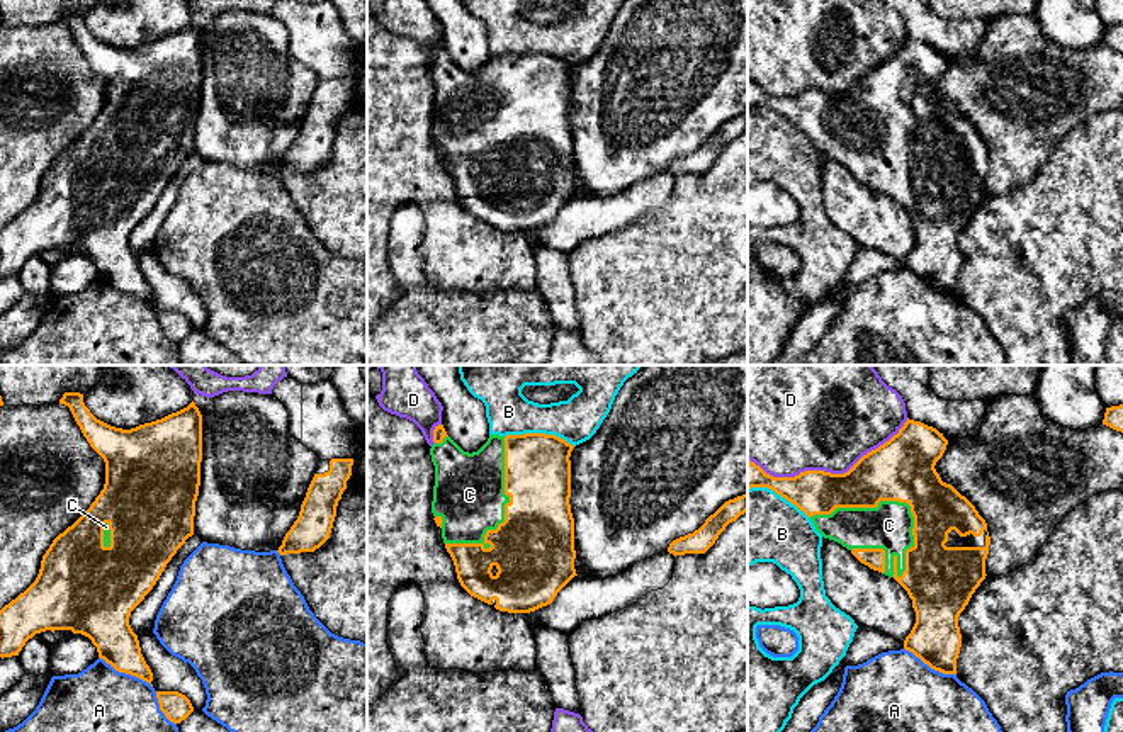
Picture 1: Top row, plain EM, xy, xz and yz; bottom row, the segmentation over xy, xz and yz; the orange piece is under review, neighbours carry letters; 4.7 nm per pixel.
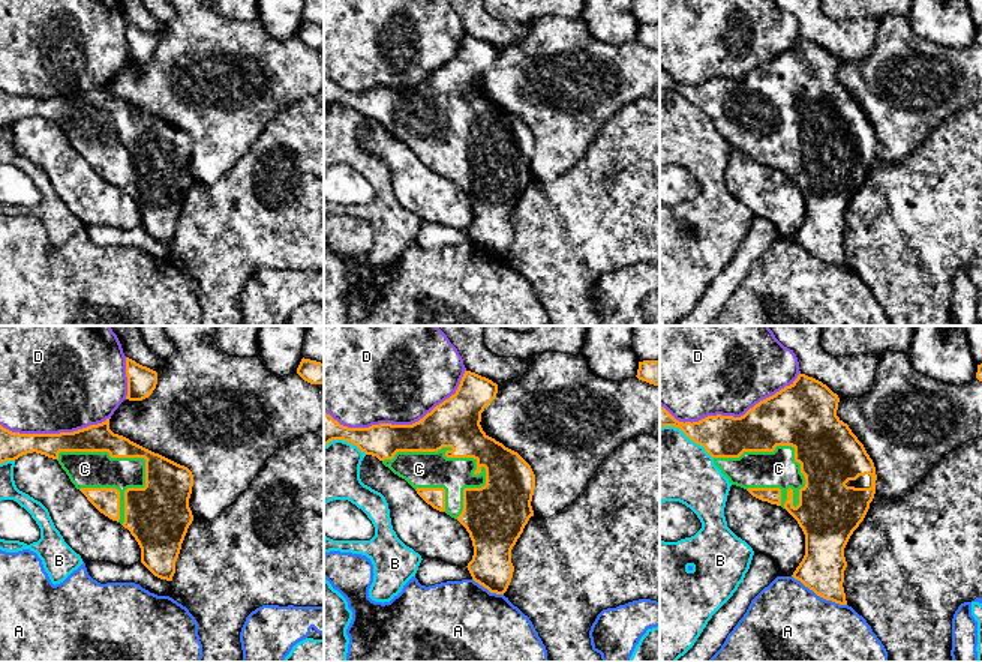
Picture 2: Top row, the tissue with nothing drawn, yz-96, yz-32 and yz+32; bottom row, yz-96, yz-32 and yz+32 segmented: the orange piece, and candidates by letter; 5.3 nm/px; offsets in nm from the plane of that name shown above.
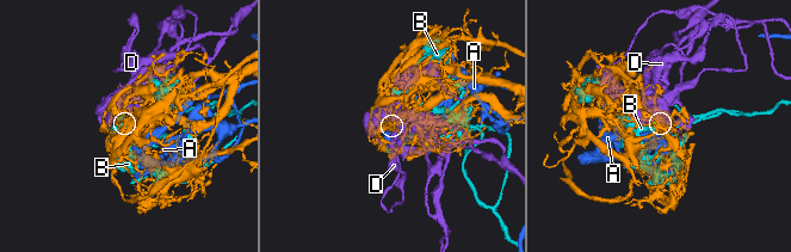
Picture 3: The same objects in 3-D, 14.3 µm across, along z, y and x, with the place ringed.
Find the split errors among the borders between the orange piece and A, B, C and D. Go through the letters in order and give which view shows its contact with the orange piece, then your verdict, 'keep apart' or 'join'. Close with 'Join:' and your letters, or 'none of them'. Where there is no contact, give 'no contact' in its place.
A: xy | keep apart
B: xz | keep apart
C: yz | join
D: yz | keep apart
Join: C

